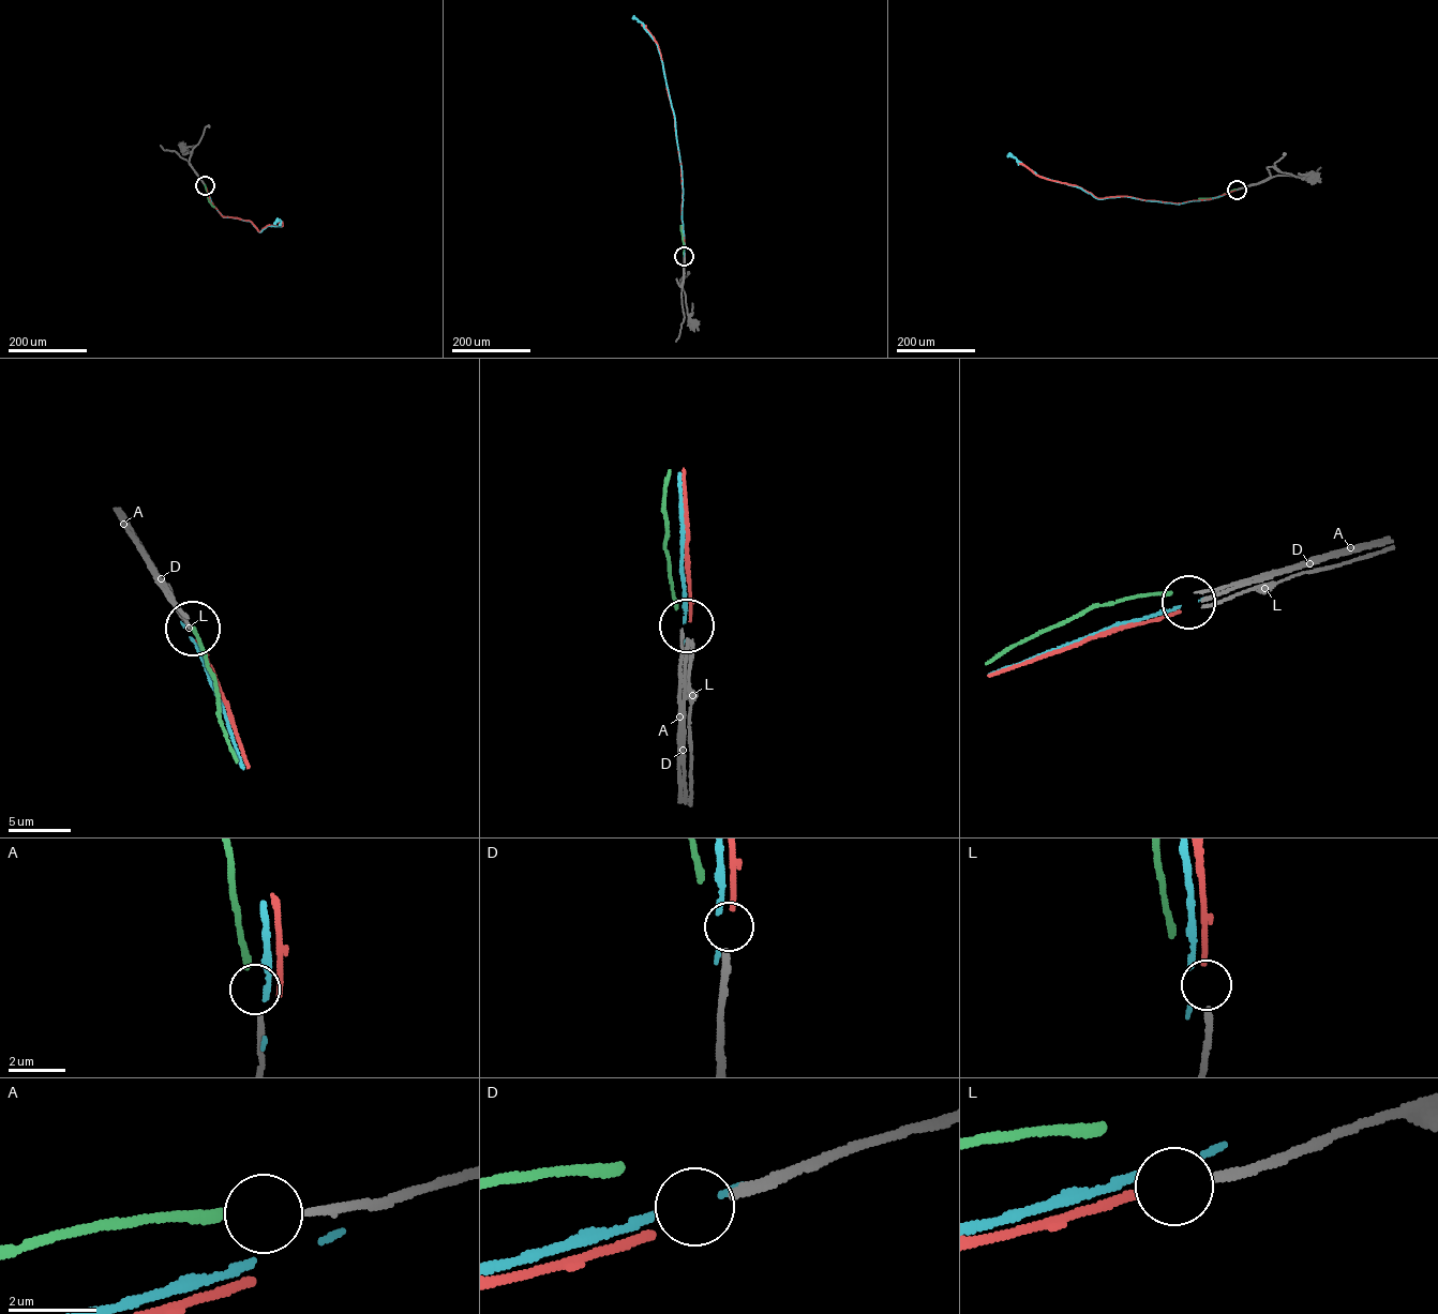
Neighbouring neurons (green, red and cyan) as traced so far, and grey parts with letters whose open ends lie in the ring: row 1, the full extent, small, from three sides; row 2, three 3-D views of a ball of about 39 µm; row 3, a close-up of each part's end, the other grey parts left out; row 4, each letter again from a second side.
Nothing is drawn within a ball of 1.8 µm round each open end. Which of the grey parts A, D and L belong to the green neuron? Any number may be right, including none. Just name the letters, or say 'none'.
A

